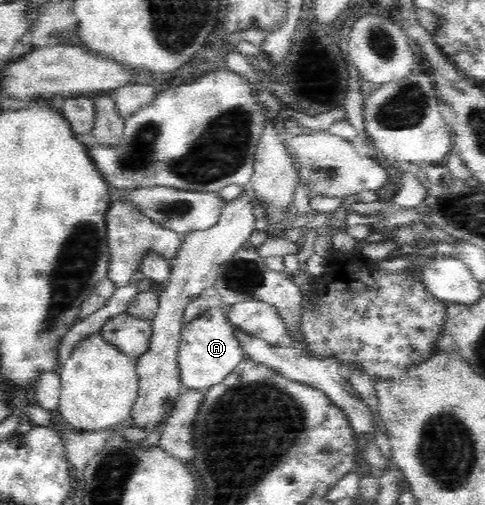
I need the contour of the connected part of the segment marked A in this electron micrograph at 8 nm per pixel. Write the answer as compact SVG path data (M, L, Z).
M215 305L201 317L185 323L180 339L177 356L180 382L193 391L206 391L209 387L223 383L233 373L233 369L247 358L236 330L221 305Z

